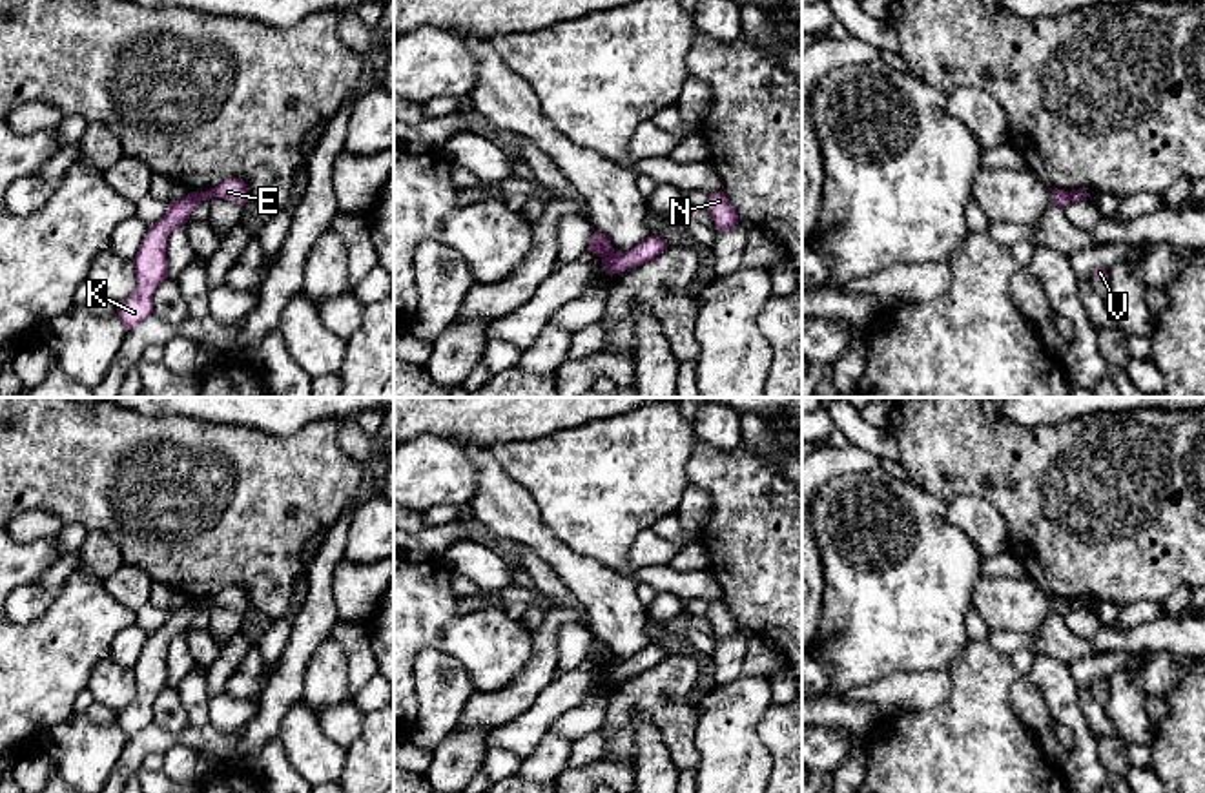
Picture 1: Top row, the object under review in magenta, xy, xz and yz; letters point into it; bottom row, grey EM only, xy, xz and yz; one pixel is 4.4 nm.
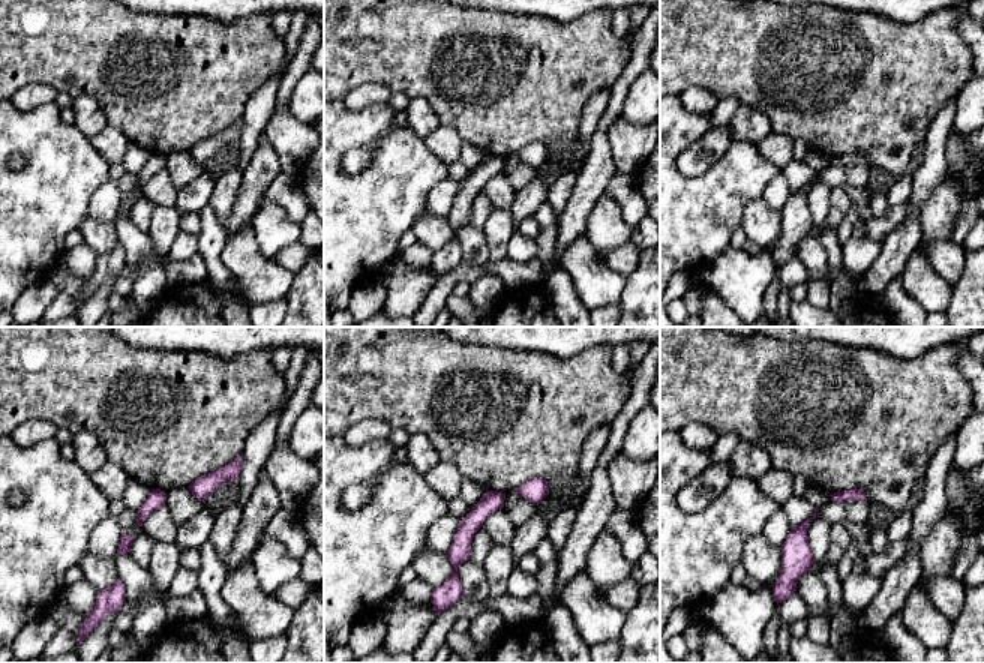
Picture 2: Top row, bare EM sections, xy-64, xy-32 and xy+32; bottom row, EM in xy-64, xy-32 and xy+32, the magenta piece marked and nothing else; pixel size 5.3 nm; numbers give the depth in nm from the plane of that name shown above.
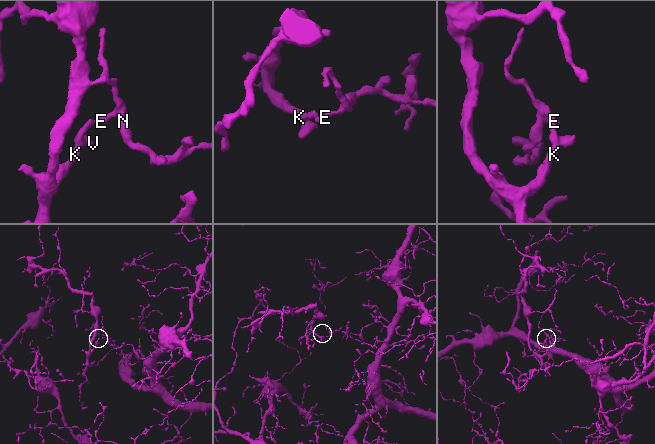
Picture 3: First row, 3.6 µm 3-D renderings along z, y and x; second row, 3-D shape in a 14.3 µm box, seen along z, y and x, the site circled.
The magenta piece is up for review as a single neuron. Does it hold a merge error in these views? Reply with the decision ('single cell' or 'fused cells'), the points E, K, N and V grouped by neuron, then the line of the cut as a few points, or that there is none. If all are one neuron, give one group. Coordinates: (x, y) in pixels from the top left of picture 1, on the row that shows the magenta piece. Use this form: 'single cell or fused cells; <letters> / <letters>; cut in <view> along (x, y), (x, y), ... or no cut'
fused cells; E N / K V; cut in xy along (199, 194), (205, 197)

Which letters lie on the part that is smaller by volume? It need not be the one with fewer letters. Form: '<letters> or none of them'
K, V

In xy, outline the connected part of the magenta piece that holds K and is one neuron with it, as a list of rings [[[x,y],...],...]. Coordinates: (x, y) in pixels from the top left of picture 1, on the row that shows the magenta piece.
[[[199,191],[171,201],[166,213],[148,228],[133,259],[137,286],[133,294],[117,306],[117,315],[126,330],[131,330],[153,314],[153,294],[157,286],[168,279],[168,237],[177,226],[186,224],[190,213],[201,201],[204,201],[204,197]]]

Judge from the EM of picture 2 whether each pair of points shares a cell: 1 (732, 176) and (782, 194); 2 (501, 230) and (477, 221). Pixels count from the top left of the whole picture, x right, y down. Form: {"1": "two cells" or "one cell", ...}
{"1": "two cells", "2": "two cells"}

